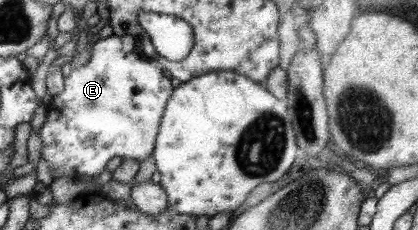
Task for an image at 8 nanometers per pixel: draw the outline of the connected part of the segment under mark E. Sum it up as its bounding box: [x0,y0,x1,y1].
[39,34,174,177]

